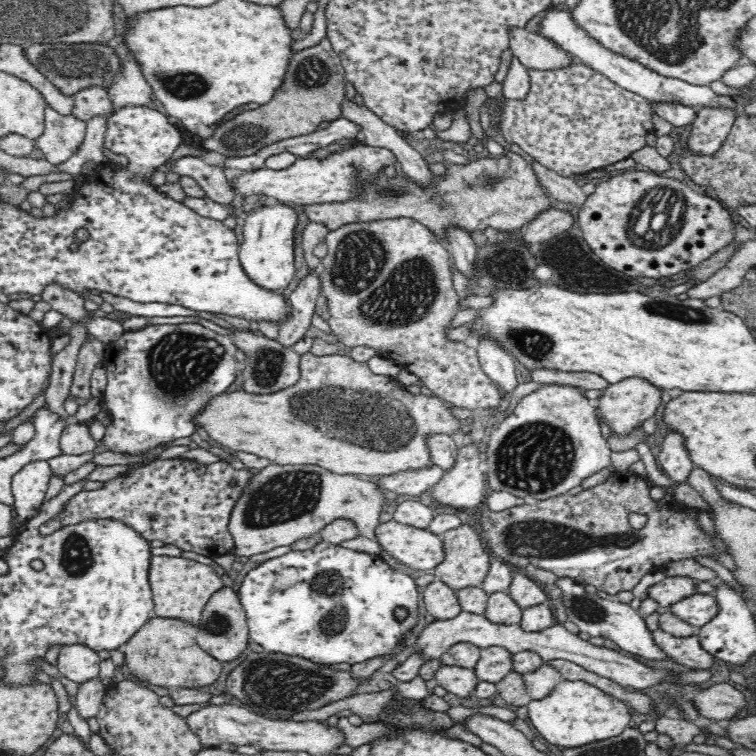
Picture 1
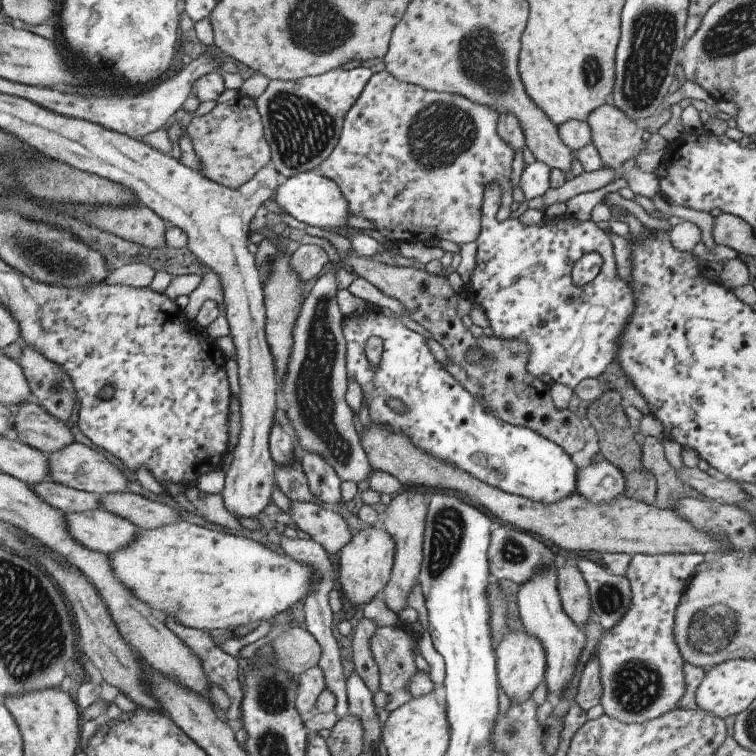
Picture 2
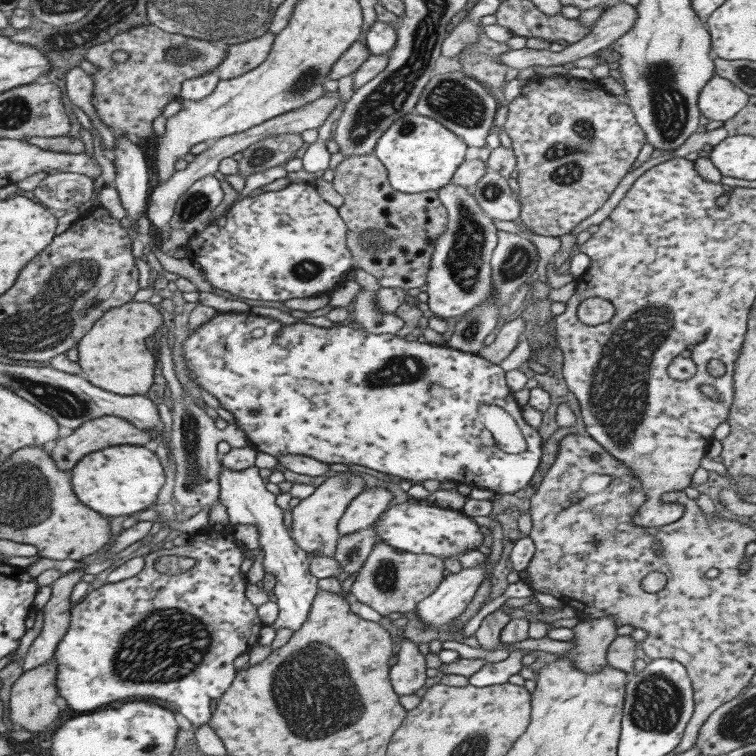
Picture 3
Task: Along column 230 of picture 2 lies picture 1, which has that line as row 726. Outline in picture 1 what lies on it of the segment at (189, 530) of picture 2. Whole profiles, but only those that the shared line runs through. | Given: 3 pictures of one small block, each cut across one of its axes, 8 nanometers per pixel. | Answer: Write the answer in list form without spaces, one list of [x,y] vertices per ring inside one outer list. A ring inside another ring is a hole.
[[[562,679],[548,696],[531,700],[528,716],[540,736],[561,748],[576,748],[618,736],[630,724],[628,705],[583,680]]]

